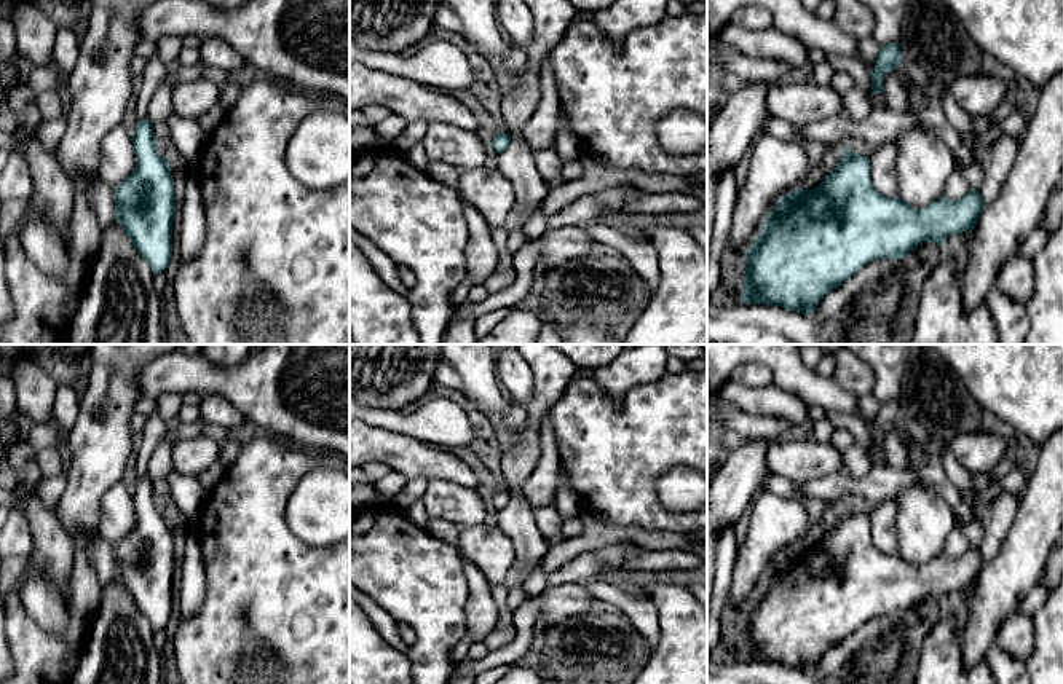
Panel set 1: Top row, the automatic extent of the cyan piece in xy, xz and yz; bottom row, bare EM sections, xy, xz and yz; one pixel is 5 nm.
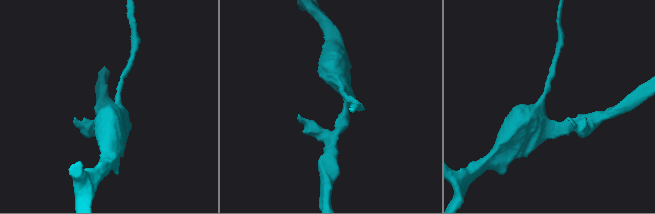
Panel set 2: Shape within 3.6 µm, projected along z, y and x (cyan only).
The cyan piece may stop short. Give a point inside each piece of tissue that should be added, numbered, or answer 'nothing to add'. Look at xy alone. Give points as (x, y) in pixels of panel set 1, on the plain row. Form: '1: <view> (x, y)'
nothing to add

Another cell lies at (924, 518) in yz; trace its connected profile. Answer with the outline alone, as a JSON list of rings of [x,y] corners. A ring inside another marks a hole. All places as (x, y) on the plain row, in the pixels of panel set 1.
[[[923,485],[900,491],[895,504],[899,555],[915,566],[940,556],[948,534],[956,528],[950,504]]]

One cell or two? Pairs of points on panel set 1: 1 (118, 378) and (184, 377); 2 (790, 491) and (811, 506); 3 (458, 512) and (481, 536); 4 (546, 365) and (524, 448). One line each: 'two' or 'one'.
1: two
2: one
3: two
4: one

